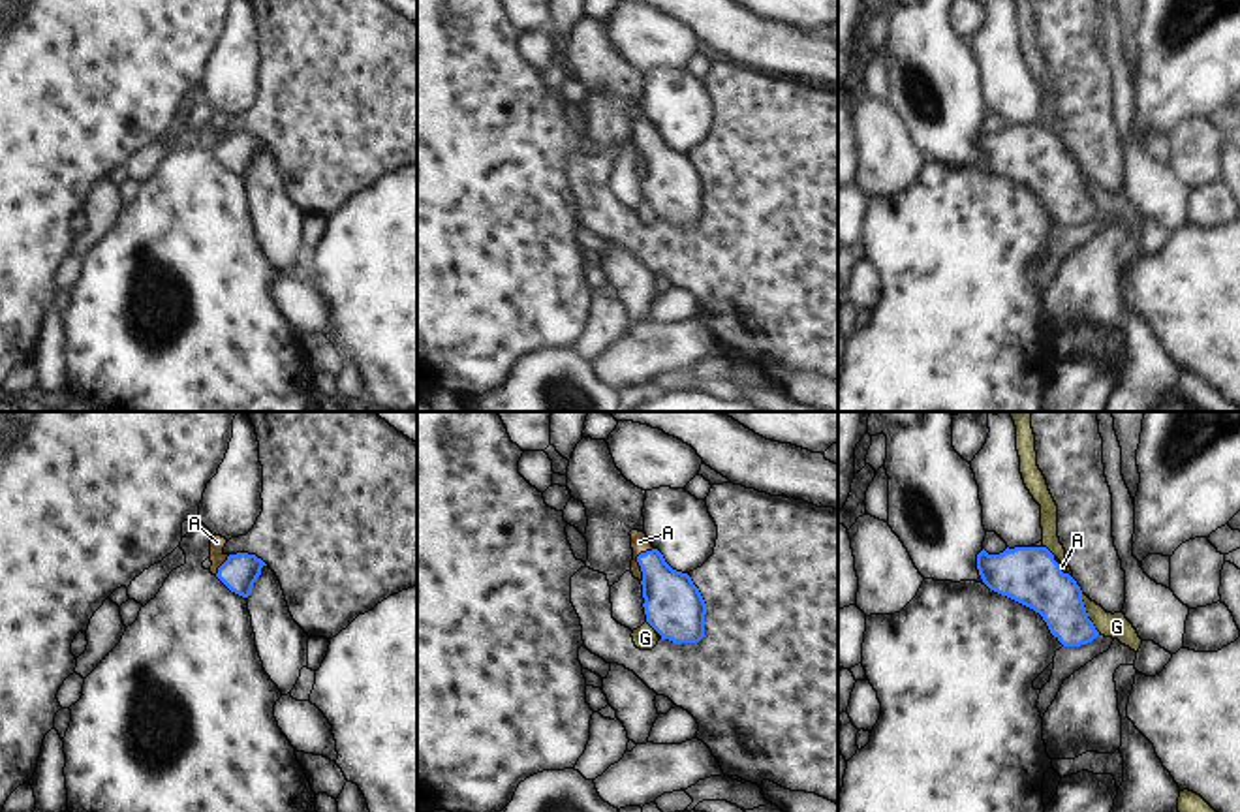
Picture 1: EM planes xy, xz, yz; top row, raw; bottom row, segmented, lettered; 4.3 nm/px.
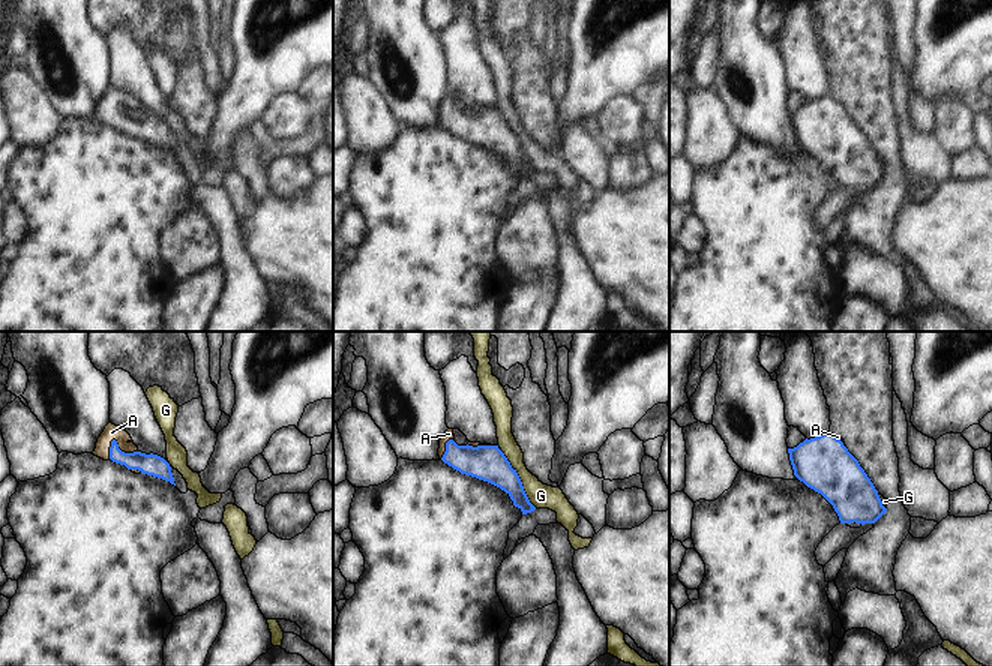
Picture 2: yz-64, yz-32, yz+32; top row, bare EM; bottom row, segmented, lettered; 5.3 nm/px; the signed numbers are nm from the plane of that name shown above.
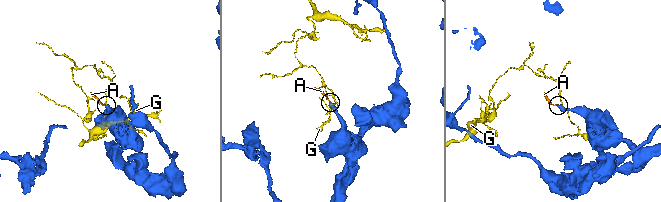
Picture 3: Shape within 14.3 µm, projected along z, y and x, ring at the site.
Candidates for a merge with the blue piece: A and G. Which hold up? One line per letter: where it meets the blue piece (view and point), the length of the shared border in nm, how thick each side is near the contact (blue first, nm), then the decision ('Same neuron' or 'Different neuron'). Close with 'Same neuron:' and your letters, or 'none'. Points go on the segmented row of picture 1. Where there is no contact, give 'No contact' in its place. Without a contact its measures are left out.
A: Touches blue at xz (637, 561). Shared border 160 nm. Thickness 260 nm (blue) against 80 nm. Same neuron
G: Touches blue at yz (1086, 613). Shared border 190 nm. Thickness 220 nm (blue) against 110 nm. Different neuron
Same neuron: A

